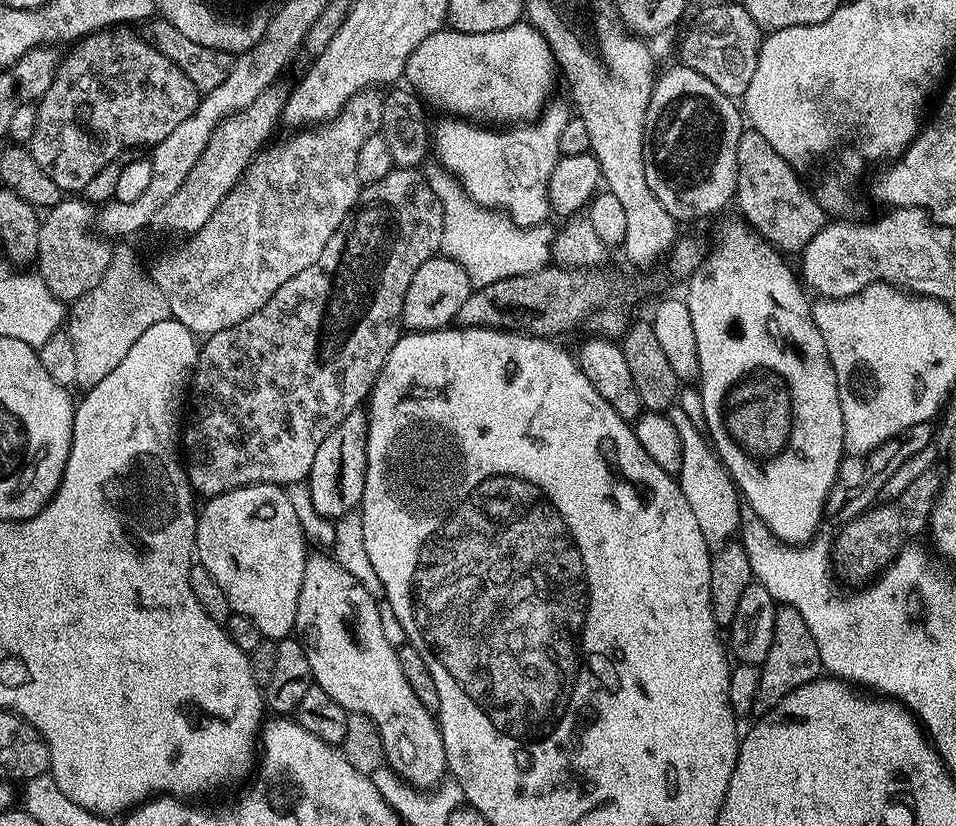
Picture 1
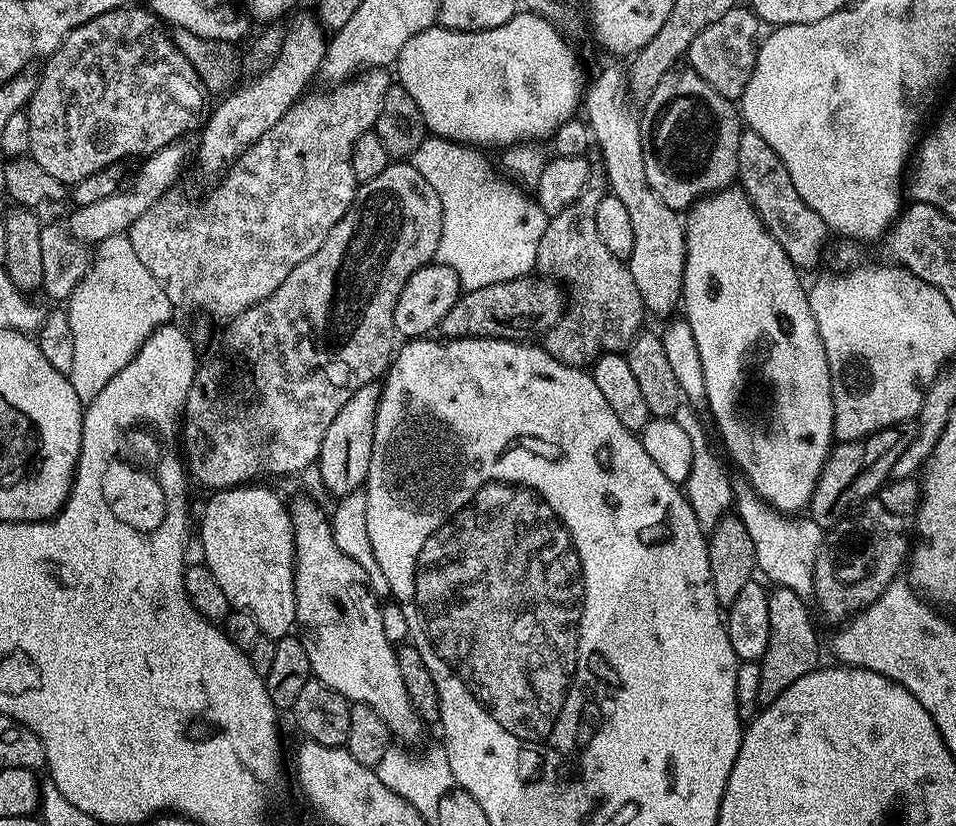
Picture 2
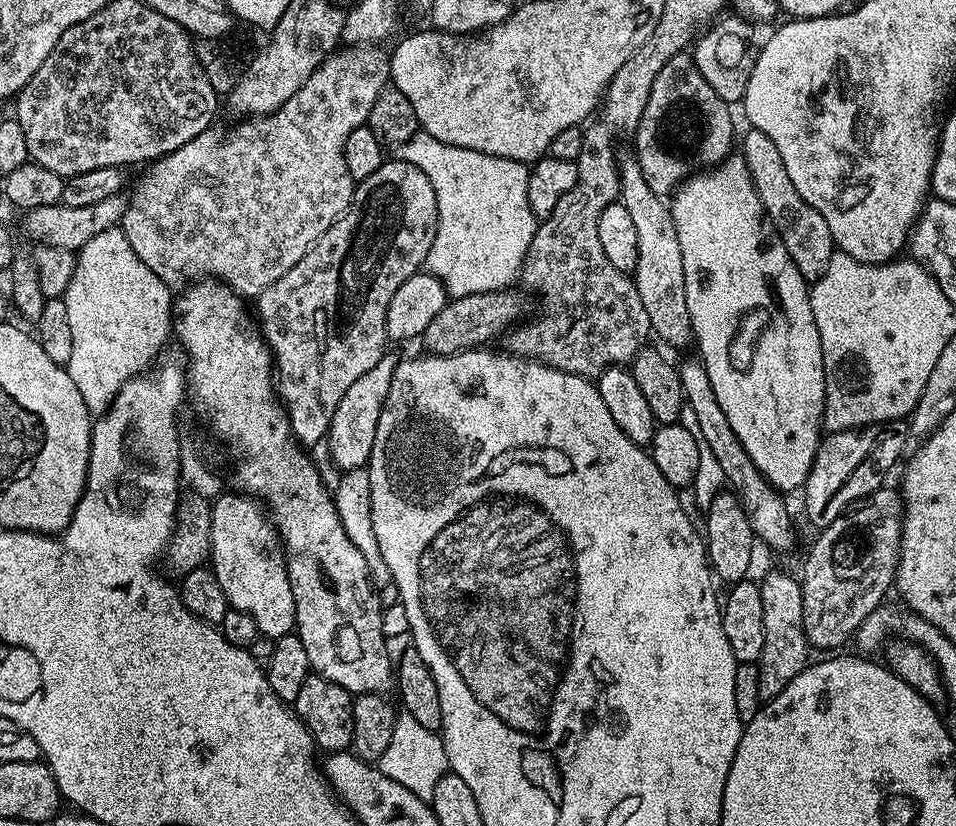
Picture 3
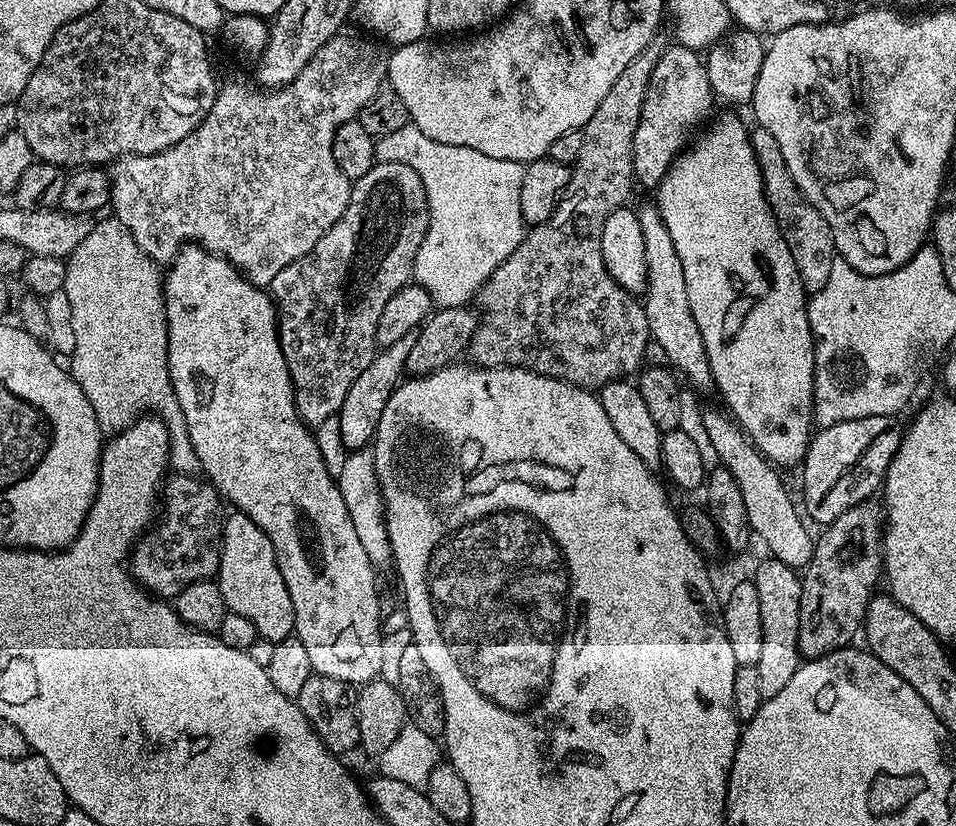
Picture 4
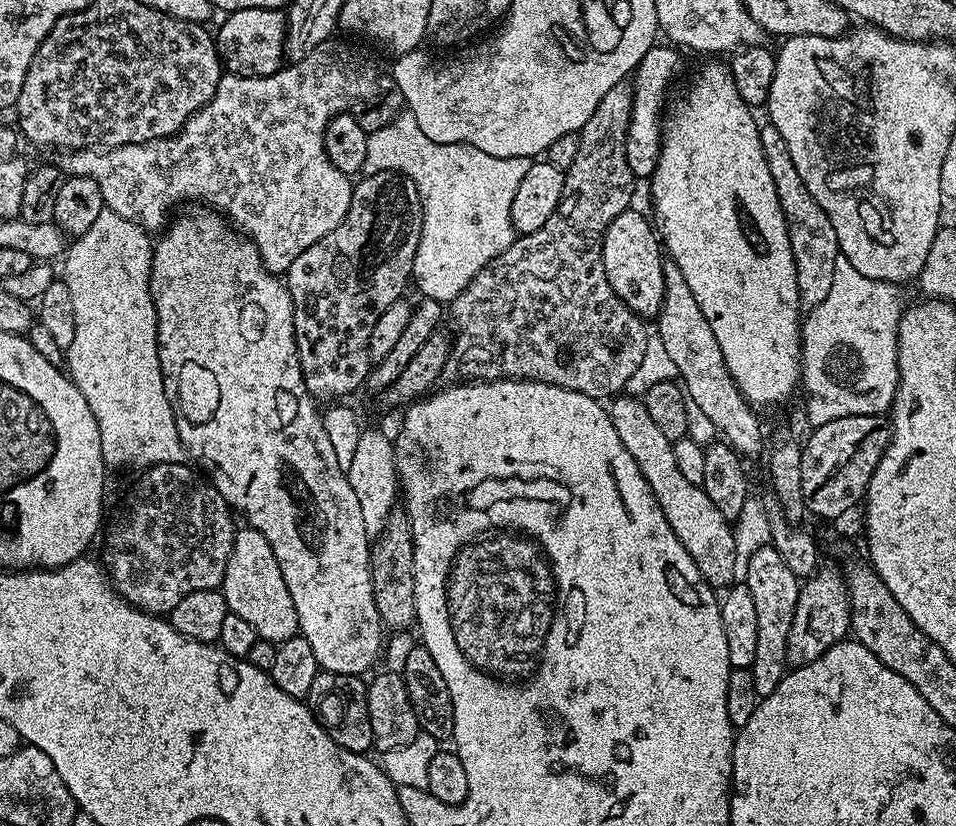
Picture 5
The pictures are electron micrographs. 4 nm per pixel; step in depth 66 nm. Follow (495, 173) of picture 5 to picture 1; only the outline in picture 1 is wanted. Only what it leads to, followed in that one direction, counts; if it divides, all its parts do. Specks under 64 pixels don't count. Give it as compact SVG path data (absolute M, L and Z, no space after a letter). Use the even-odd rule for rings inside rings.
M433 166L432 169L427 169L426 175L428 184L434 190L434 194L442 206L442 242L440 243L440 252L450 257L454 262L458 262L458 266L462 266L462 270L466 270L466 274L472 279L473 285L479 286L505 280L506 278L514 278L518 274L538 272L549 263L550 240L547 235L543 236L543 231L519 228L507 216L474 203L464 193L464 187L453 176L448 175L447 172L439 167Z

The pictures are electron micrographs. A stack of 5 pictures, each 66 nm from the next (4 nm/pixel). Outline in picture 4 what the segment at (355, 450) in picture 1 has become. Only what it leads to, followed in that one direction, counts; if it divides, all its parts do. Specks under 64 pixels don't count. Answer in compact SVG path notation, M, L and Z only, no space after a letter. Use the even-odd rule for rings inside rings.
M411 332L406 334L406 338L394 342L394 346L380 348L370 366L366 366L366 370L354 378L354 386L350 386L338 413L340 440L348 450L364 450L375 441L382 410L386 410L386 402L390 402L390 394L397 384L405 379L406 358L410 358L410 349L414 347L415 341L416 332Z

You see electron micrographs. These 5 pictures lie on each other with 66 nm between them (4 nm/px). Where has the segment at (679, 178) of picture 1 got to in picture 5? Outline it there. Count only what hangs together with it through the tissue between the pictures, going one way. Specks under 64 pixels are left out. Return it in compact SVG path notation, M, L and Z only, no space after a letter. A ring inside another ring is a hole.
M657 43L644 55L630 82L632 117L628 127L628 164L632 168L633 177L636 178L652 176L656 172L656 163L660 160L659 154L656 153L660 148L660 115L664 112L664 99L668 96L668 87L680 72L681 53L675 47L663 43Z

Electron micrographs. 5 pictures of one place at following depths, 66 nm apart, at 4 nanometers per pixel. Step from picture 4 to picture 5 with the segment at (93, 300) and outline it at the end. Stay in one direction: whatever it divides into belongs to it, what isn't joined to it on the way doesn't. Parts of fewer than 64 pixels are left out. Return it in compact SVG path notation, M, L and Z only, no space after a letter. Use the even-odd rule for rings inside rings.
M105 210L98 214L98 222L86 230L79 238L73 239L67 245L66 255L63 257L64 273L62 279L65 286L70 290L70 298L74 301L74 342L66 349L66 371L72 377L72 381L82 390L82 398L86 398L86 406L90 406L90 414L94 414L94 422L98 422L100 431L100 445L102 446L102 458L109 469L124 468L127 464L138 464L139 469L147 469L153 464L183 464L186 453L182 446L182 438L178 434L178 422L176 411L172 409L172 403L168 401L164 375L160 369L158 358L158 322L154 302L150 294L150 270L152 269L152 249L154 240L143 226L134 220L122 218L122 214L114 214Z

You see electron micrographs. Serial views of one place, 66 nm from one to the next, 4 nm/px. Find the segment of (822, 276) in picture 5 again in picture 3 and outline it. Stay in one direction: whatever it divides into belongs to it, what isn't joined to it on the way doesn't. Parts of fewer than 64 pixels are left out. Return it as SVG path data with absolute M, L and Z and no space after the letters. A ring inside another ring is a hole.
M749 127L747 131L742 155L746 170L750 170L754 190L758 190L758 198L762 198L764 213L786 246L794 266L798 266L805 280L815 282L826 270L834 251L830 226L826 226L826 218L822 218L822 214L818 214L818 210L814 210L814 206L807 204L802 194L794 190L794 182L790 182L782 154L778 154L778 146L774 146L773 140L757 128Z

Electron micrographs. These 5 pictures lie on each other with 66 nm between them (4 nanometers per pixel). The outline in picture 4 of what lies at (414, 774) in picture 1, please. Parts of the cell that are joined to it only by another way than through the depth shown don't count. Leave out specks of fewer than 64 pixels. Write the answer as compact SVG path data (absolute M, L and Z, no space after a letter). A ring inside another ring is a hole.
M189 242L184 245L183 248L177 252L176 257L172 259L172 263L167 265L166 271L162 276L164 282L164 309L166 310L166 322L168 323L168 377L170 382L174 386L174 394L178 398L178 406L182 406L182 414L186 414L186 430L190 434L190 442L194 446L194 454L198 454L198 462L200 463L200 472L206 477L208 483L213 484L216 487L217 492L221 497L235 511L246 514L254 521L256 525L260 527L266 534L266 538L270 538L270 542L274 546L276 551L276 557L278 558L278 570L282 570L282 582L286 582L286 590L290 590L290 602L294 602L294 614L296 615L296 626L294 629L294 635L302 642L302 646L306 646L306 655L310 658L310 666L313 673L318 676L325 676L326 678L338 678L342 682L353 686L363 686L370 681L377 679L381 675L380 667L384 664L384 644L380 641L382 637L382 611L380 612L380 600L376 597L376 576L378 576L377 569L372 567L370 558L366 558L366 550L362 546L362 541L358 538L357 531L354 530L354 522L350 520L350 510L346 508L346 502L342 500L342 490L339 483L334 479L334 472L328 469L328 464L324 461L324 452L320 449L320 444L316 441L316 436L311 427L305 424L304 419L300 417L300 411L296 409L296 391L292 385L292 375L286 364L286 358L282 352L282 346L280 345L280 329L278 327L278 313L275 303L267 291L261 285L252 284L244 276L244 273L239 268L233 266L229 260L223 260L221 256L215 256L213 252L207 252L206 249L200 247L195 242Z

